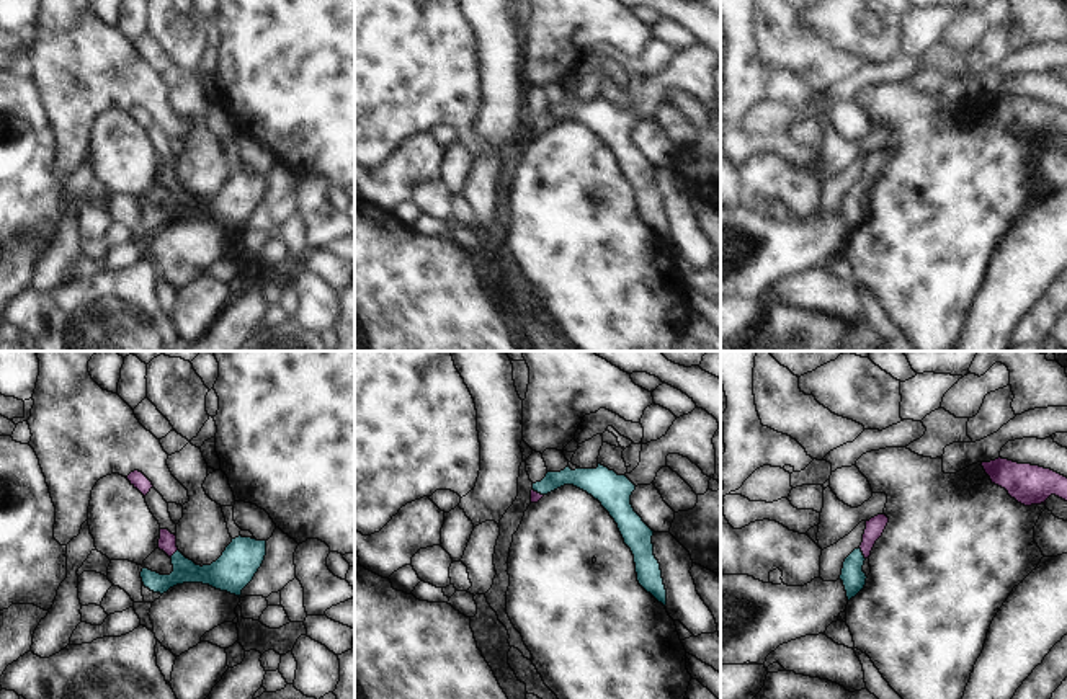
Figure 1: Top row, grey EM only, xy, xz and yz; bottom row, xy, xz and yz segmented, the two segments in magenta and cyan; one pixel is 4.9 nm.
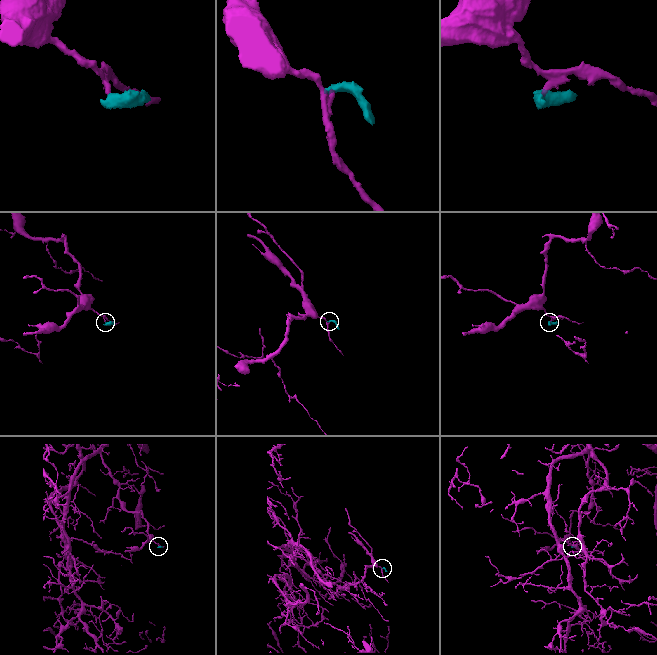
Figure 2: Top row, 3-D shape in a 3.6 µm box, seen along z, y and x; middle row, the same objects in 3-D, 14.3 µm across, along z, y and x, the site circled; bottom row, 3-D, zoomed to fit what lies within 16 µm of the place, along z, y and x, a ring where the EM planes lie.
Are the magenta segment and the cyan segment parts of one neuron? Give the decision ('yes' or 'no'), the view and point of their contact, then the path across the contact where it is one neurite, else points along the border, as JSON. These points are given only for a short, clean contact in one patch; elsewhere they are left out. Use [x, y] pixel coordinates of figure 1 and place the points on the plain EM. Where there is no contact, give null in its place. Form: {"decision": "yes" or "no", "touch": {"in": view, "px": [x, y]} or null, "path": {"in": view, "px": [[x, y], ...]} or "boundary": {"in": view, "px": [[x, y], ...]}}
{"decision": "yes", "touch": {"in": "yz", "px": [863, 188]}, "path": {"in": "yz", "px": [[875, 162], [863, 188], [853, 198], [853, 213]]}}

